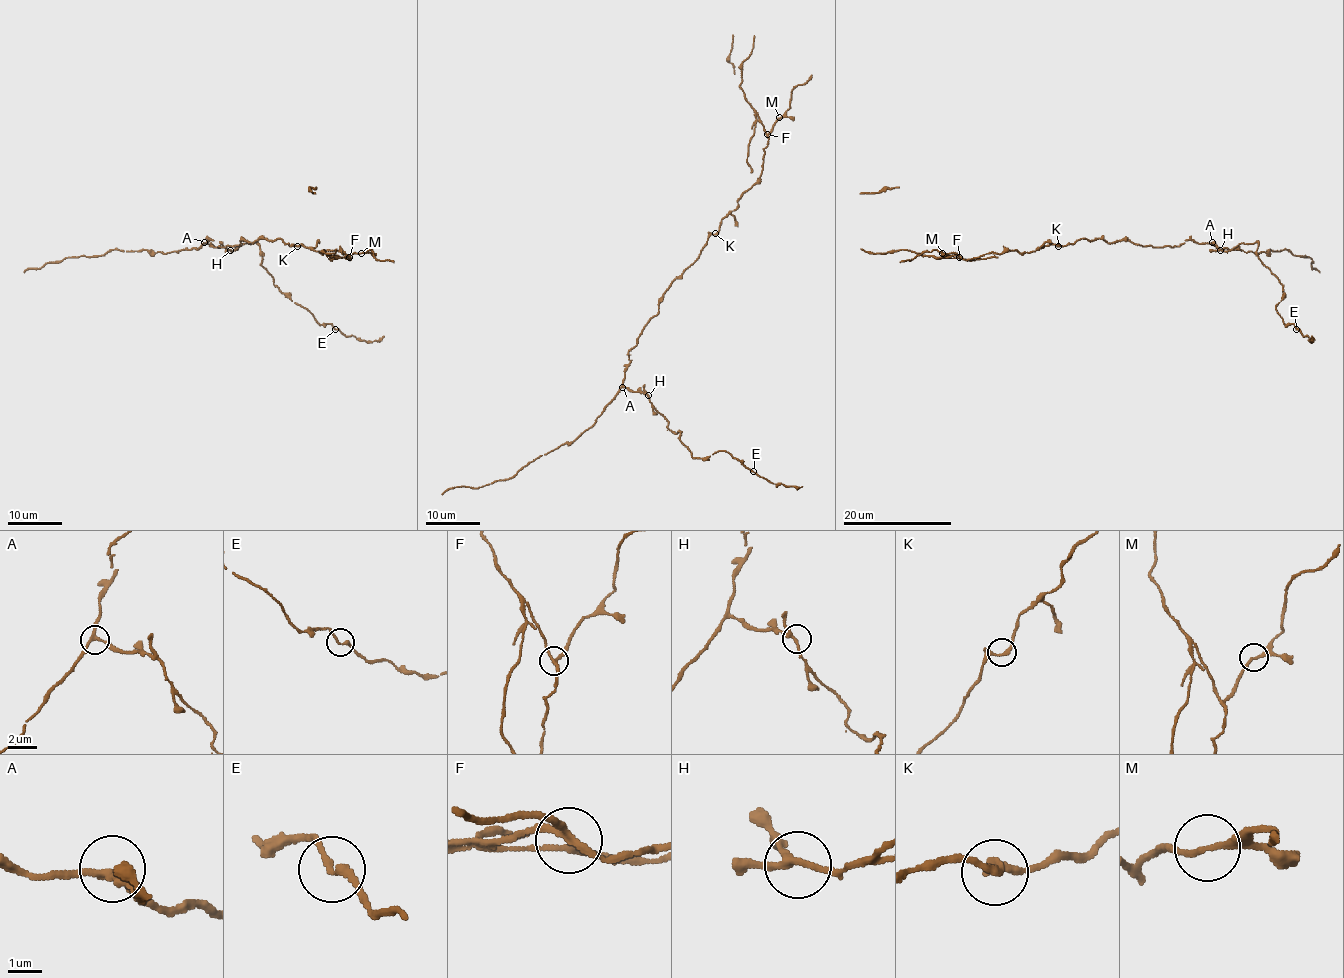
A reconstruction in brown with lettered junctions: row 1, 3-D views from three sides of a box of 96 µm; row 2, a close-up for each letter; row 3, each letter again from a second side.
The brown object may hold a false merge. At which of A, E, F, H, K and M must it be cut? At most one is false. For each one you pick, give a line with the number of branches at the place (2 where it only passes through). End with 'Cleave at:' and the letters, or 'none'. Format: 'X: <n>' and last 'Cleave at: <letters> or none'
F: 3
Cleave at: F

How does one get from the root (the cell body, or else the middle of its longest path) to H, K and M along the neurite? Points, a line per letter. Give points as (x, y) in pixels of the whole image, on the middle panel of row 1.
H: (673, 281), (658, 303), (658, 313), (648, 322), (637, 343), (628, 353), (629, 362), (622, 384), (648, 395)
K: (673, 281), (698, 256), (707, 239), (715, 233)
M: (673, 281), (698, 256), (720, 221), (760, 178), (768, 134), (779, 118)

